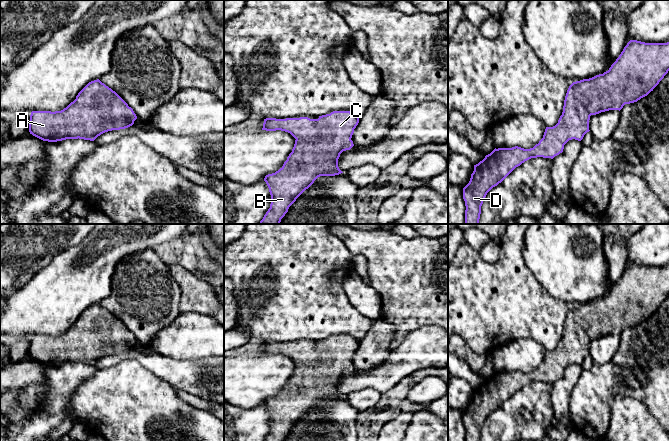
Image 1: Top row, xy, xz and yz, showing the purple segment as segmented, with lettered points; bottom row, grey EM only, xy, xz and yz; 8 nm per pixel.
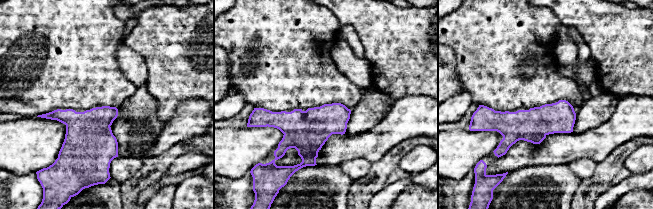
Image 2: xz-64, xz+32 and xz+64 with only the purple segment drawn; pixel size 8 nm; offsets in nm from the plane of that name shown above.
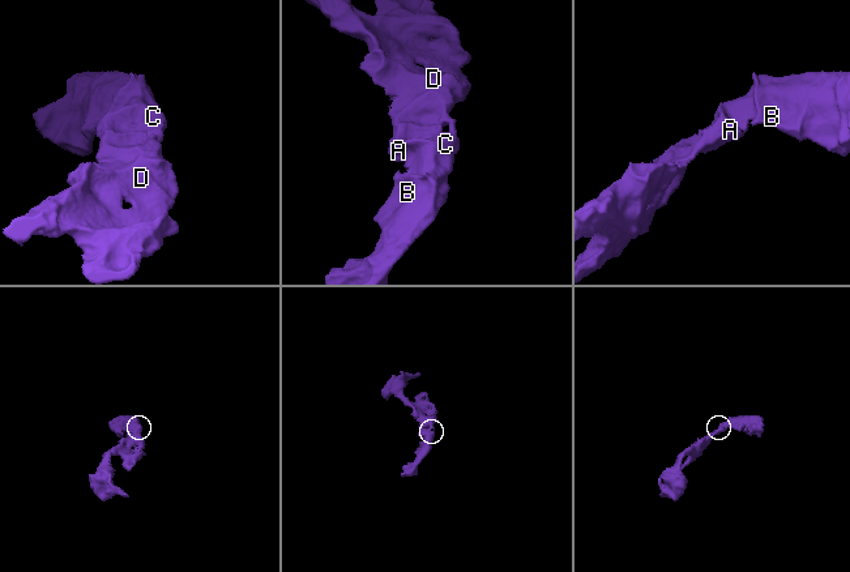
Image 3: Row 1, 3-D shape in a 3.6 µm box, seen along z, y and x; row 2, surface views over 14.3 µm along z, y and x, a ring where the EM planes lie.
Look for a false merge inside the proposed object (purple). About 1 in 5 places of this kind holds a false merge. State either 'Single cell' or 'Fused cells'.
Single cell

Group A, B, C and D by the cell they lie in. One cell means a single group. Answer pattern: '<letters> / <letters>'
A B C D

